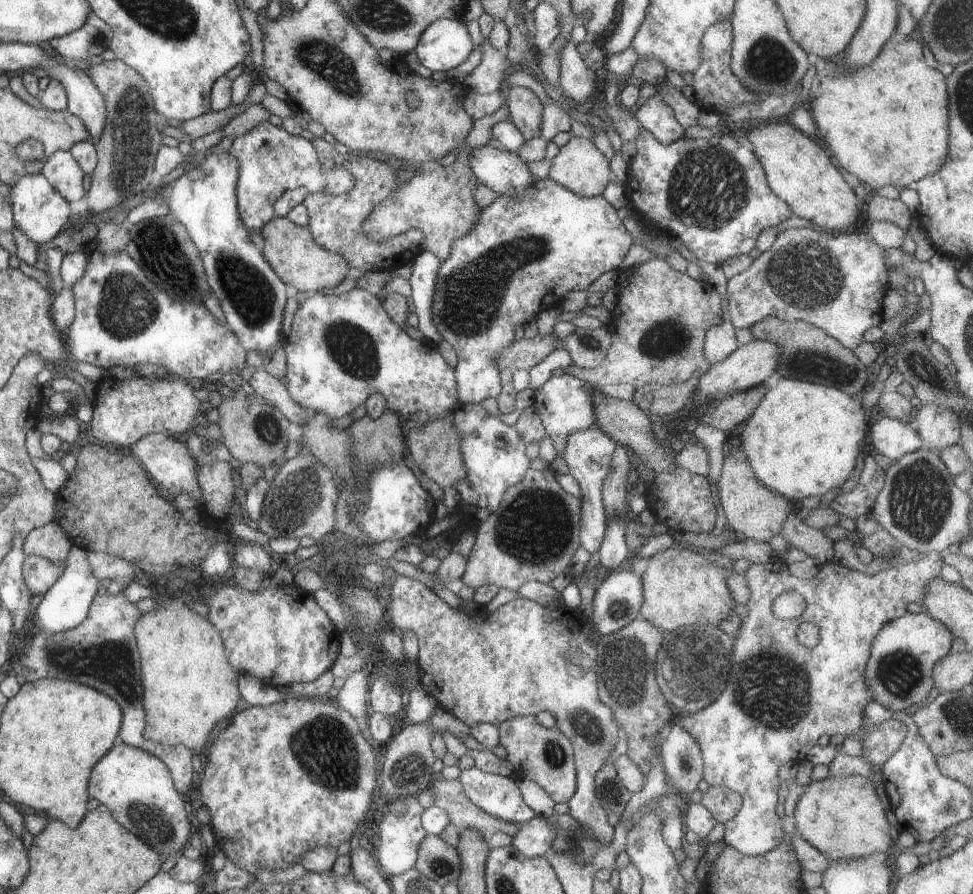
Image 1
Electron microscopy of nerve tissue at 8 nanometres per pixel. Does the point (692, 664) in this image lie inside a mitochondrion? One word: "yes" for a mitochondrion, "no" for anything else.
yes

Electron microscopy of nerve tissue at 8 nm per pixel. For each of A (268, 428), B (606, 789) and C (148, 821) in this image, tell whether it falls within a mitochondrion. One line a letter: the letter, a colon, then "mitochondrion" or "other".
A: mitochondrion
B: mitochondrion
C: mitochondrion

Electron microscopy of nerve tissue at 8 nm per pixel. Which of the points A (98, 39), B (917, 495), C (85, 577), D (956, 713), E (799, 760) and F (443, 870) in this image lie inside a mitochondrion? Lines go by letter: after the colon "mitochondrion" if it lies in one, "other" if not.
A: mitochondrion
B: mitochondrion
C: other
D: mitochondrion
E: other
F: mitochondrion

